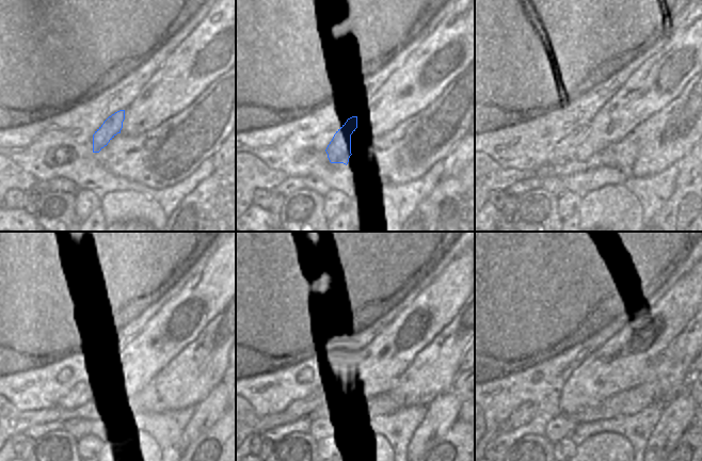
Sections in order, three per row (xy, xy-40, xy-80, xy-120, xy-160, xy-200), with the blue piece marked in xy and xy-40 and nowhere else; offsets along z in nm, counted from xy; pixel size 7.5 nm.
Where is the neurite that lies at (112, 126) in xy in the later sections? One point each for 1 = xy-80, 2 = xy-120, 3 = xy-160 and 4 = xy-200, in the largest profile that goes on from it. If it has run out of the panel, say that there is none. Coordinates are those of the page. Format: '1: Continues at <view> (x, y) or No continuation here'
1: Continues at xy-80 (564, 150)
2: Continues at xy-120 (83, 392)
3: Continues at xy-160 (299, 409)
4: Continues at xy-200 (525, 412).

